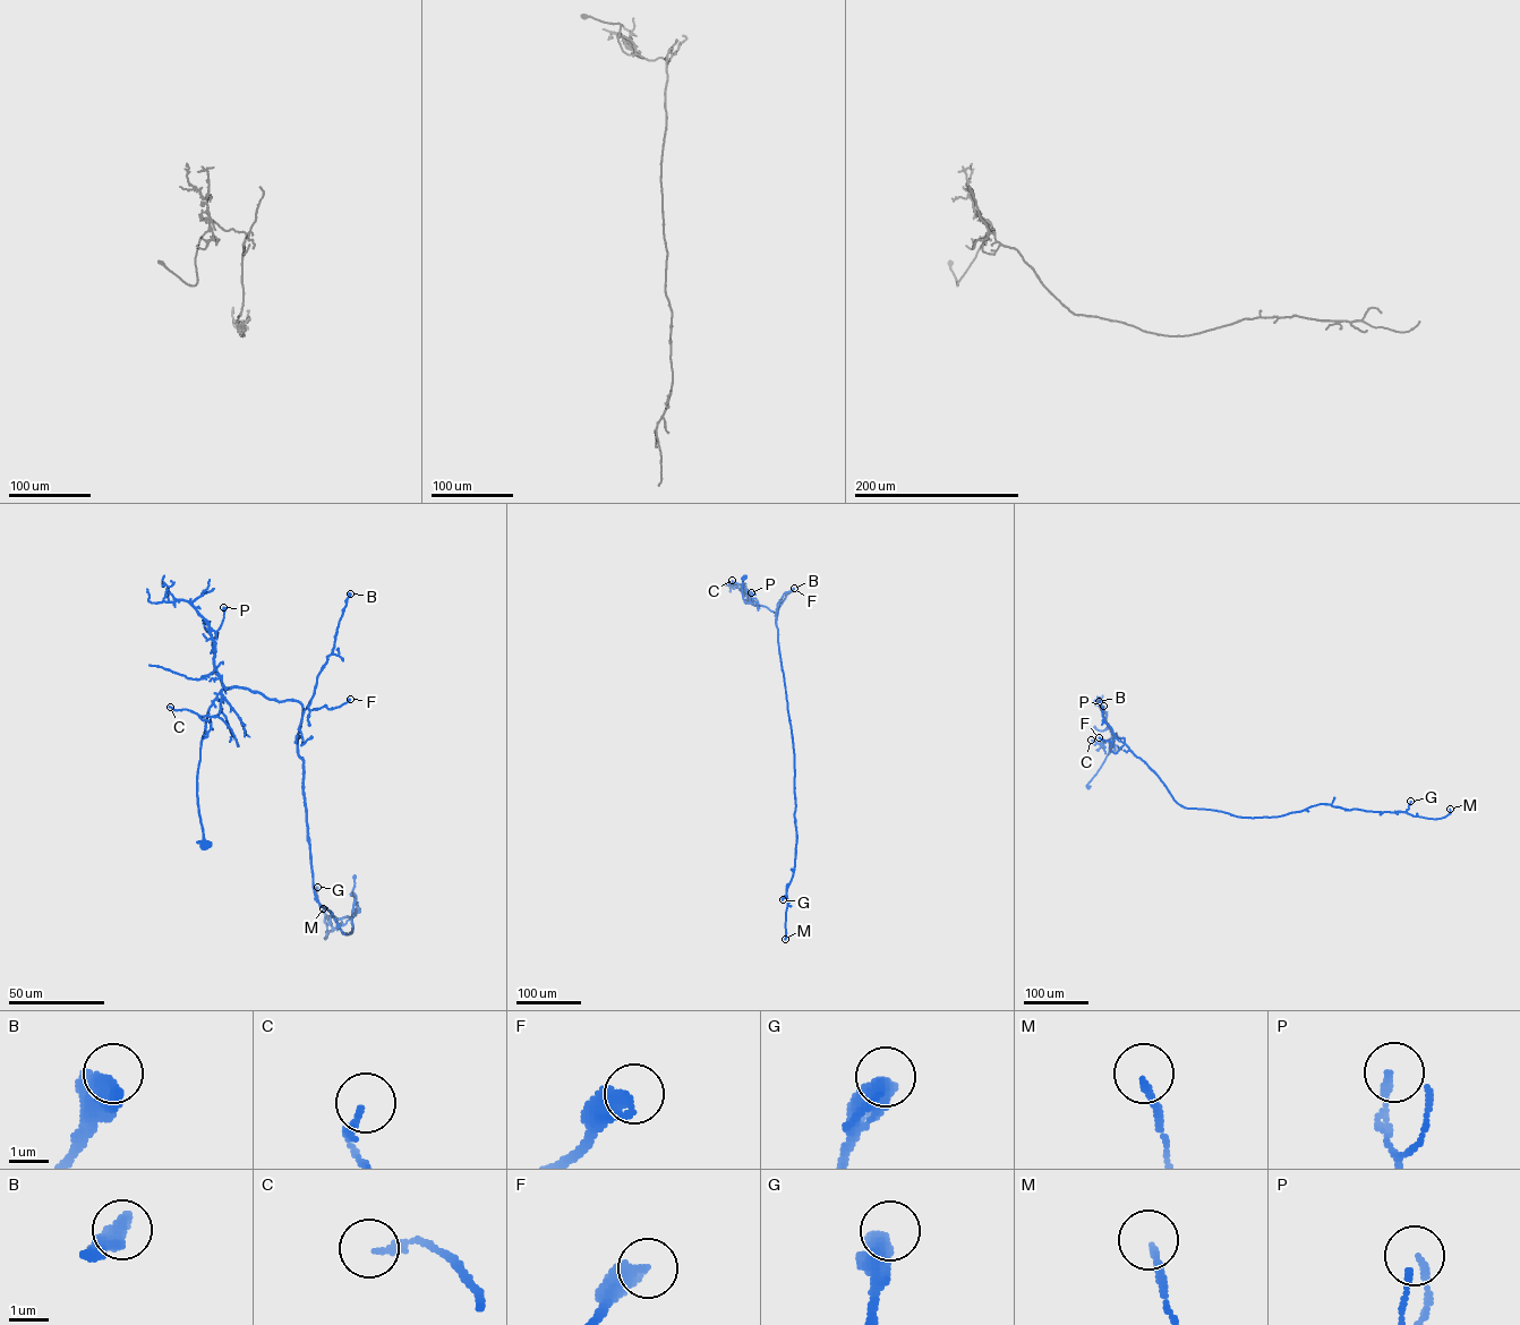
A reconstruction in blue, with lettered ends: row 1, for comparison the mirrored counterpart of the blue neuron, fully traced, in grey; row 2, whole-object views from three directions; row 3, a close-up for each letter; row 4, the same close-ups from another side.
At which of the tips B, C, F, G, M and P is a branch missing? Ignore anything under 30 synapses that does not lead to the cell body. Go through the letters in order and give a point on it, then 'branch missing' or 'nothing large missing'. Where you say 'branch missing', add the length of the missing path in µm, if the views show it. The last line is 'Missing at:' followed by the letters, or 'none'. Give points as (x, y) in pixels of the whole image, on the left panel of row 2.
B: at (350, 593); nothing large missing
C: at (170, 707); nothing large missing
F: at (350, 699); nothing large missing
G: at (317, 887); nothing large missing
M: at (323, 908); nothing large missing
P: at (223, 607); nothing large missing
Missing at: none

